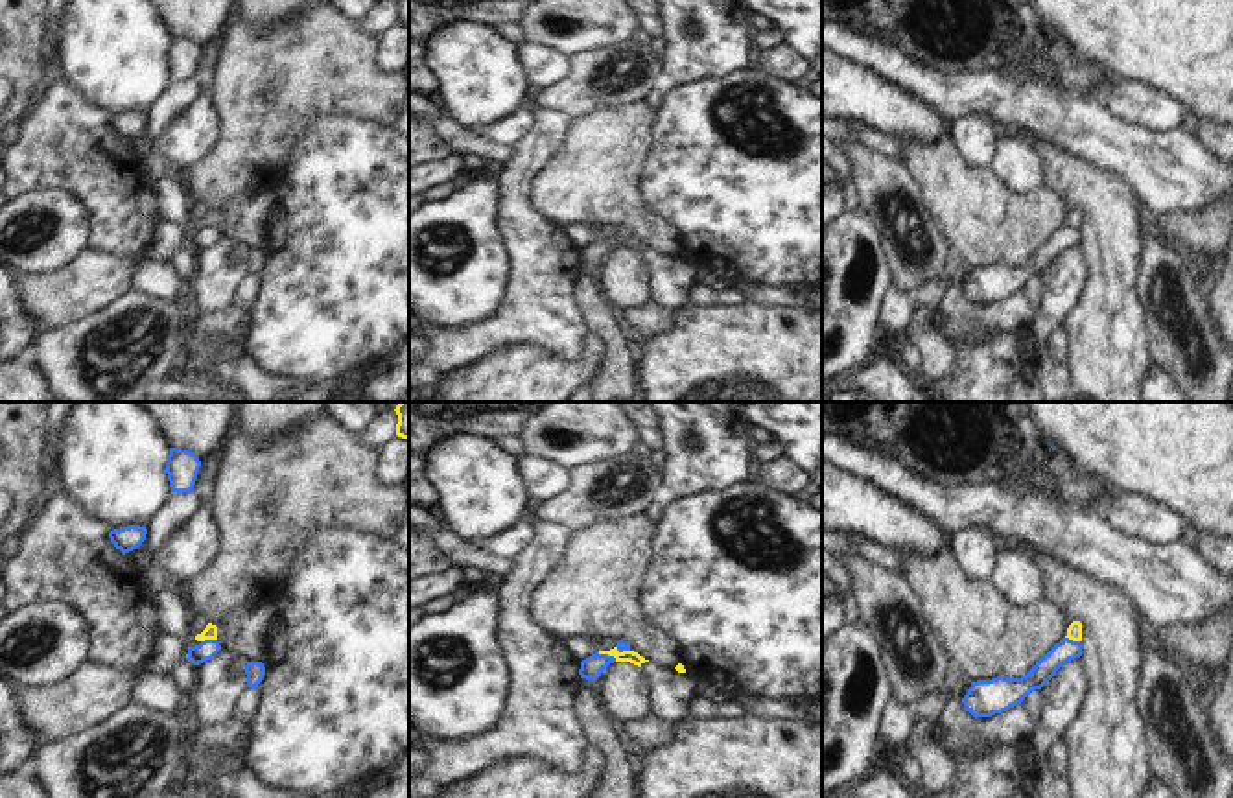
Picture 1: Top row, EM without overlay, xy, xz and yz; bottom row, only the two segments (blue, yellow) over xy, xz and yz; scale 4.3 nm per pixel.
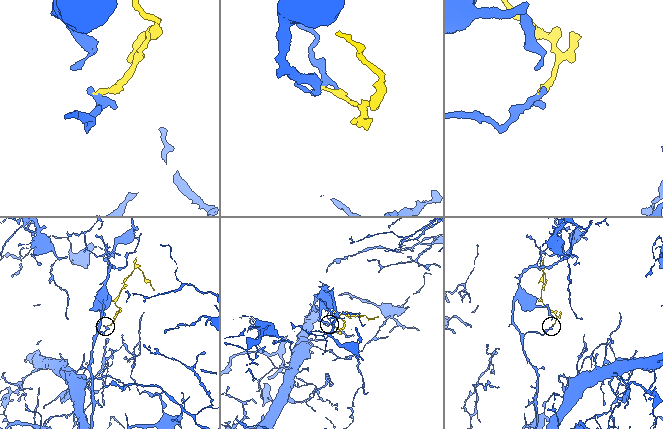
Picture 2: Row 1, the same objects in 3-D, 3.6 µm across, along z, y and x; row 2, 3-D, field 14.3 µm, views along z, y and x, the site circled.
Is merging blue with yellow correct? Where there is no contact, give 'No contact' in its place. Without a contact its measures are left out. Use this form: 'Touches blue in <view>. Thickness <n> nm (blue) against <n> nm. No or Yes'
Touches blue in xz. Thickness 90 nm (blue) against 50 nm. No

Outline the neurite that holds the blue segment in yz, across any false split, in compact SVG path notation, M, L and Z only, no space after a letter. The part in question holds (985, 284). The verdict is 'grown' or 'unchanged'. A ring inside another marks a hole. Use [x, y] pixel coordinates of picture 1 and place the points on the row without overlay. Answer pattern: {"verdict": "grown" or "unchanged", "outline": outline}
{"verdict": "unchanged", "outline": "M1063 225L1025 264L971 269L962 286L973 304L992 304L1025 288L1034 276L1041 276L1060 254L1082 243L1082 230Z"}

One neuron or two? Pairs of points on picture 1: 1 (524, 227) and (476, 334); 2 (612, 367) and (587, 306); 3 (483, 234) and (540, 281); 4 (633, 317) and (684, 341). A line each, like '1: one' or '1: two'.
1: one
2: one
3: two
4: two

